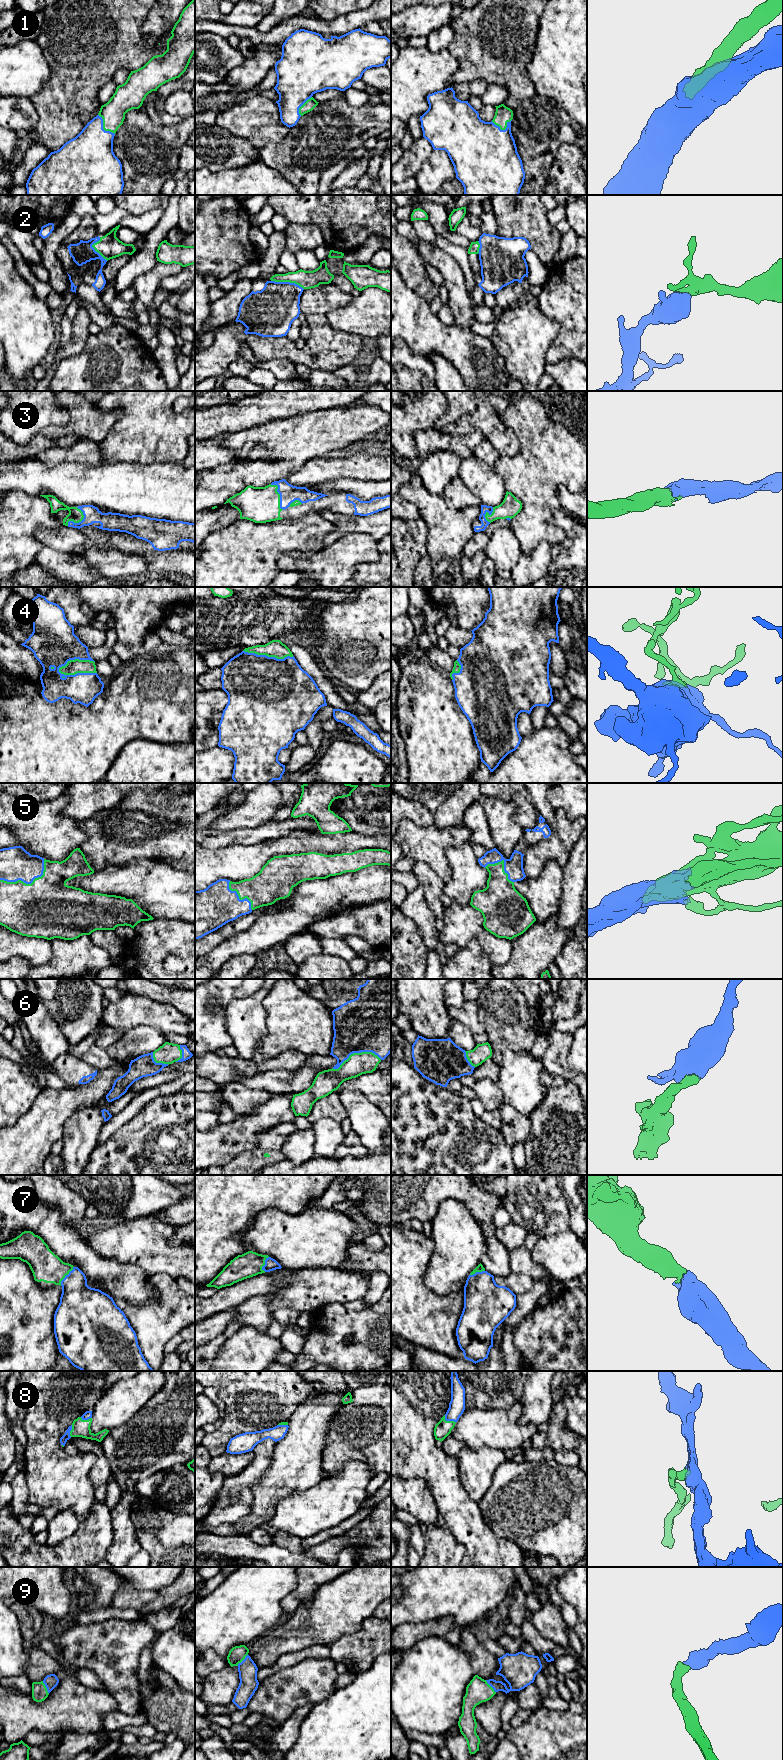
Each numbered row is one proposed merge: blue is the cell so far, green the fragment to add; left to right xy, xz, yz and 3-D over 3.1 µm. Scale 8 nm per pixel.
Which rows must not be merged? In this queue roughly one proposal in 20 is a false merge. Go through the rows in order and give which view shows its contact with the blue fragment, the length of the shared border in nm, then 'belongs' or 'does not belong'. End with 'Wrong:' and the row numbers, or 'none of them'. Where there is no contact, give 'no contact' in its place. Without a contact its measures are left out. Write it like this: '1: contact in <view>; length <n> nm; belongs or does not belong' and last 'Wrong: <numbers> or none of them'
1: contact in xy; length 220 nm; belongs
2: contact in xz; length 280 nm; belongs
3: contact in xy; length 170 nm; belongs
4: contact in xy; length 320 nm; belongs
5: contact in xy; length 400 nm; belongs
6: contact in xz; length 400 nm; belongs
7: contact in xy; length 190 nm; belongs
8: contact in yz; length 110 nm; belongs
9: contact in xy; length 120 nm; belongs
Wrong: none of them

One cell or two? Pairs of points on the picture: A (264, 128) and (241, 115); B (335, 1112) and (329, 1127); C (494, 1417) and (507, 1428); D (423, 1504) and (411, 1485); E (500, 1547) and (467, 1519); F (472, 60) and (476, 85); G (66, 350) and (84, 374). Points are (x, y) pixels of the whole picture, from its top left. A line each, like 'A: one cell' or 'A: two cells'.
A: one cell
B: two cells
C: one cell
D: one cell
E: one cell
F: two cells
G: two cells

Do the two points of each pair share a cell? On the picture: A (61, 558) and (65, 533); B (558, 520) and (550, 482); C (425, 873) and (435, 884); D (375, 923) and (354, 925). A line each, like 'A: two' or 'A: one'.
A: two
B: two
C: one
D: one

